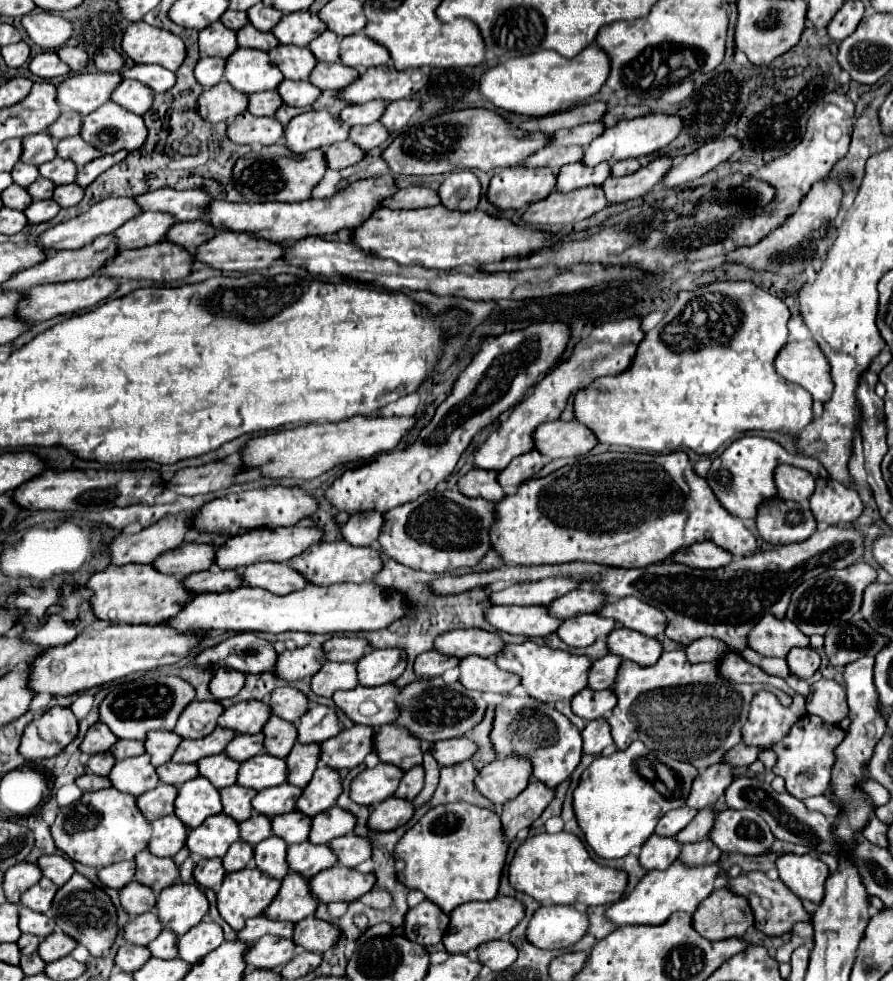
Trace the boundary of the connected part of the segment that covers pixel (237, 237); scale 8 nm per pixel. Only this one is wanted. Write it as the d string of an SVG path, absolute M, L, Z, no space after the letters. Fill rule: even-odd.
M222 231L222 233L216 235L214 239L206 241L204 245L200 245L200 247L194 251L194 259L210 265L212 269L246 273L246 271L268 269L274 261L278 261L278 259L284 257L282 251L284 251L282 243L274 243L274 241L268 241L268 239L262 239L262 237L252 237L252 235L248 235L248 233Z

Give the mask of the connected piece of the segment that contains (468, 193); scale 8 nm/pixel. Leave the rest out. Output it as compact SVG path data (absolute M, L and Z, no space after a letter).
M460 171L460 173L450 173L446 181L440 185L438 193L444 207L458 211L472 211L480 201L482 185L474 173Z

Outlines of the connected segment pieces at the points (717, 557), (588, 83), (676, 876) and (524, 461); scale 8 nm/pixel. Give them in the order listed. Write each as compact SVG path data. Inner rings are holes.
M696 543L688 549L680 549L672 555L672 561L680 561L682 565L696 565L696 569L718 569L732 561L732 555L724 549L718 549L714 543Z
M596 43L588 45L574 59L564 59L556 51L543 49L528 57L512 57L512 61L488 69L480 79L480 93L502 111L544 117L596 95L608 79L608 69L610 57Z
M676 859L664 871L648 871L626 899L614 903L606 911L606 917L618 925L632 925L632 923L662 925L664 921L668 921L668 917L674 911L694 913L698 903L714 891L714 879L718 877L720 871L722 869L718 863L708 863L708 865L700 865L700 867L686 867L680 859Z
M532 449L532 451L524 453L522 457L516 457L516 461L512 461L506 469L502 469L498 475L498 481L504 489L518 487L520 483L532 479L546 463L548 463L548 459L542 453L536 453L536 449Z

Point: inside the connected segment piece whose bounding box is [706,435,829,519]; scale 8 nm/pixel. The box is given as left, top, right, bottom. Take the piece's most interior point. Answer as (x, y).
(742, 477)

